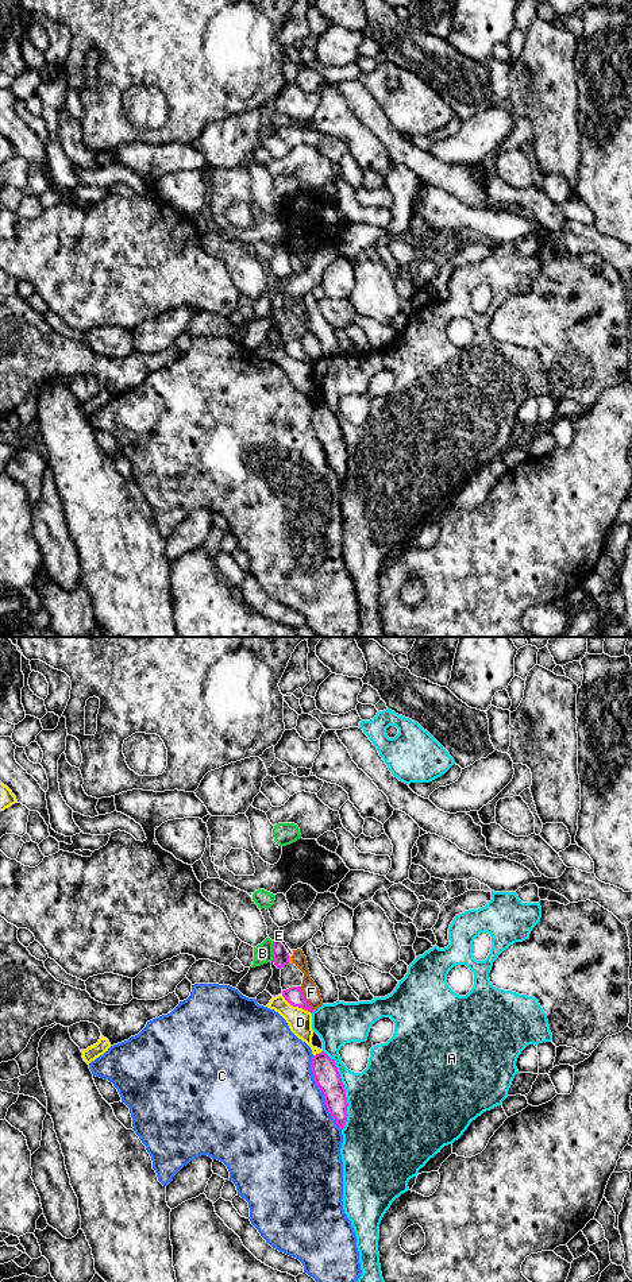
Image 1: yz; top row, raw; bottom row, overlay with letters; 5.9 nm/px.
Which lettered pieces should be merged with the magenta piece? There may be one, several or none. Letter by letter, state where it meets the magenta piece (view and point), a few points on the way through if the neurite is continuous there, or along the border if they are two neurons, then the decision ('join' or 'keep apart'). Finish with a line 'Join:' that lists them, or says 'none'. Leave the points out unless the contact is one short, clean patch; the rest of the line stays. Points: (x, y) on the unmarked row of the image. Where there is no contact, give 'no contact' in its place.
A: contact yz (345, 443); keep apart
B: contact yz (273, 304); border yz (273, 293), (273, 311), (270, 313); keep apart
C: contact yz (322, 444); keep apart
D: contact yz (296, 358); keep apart
E: contact yz (288, 309); keep apart
F: contact yz (304, 351); border yz (299, 339), (305, 354), (313, 362); keep apart
Join: none

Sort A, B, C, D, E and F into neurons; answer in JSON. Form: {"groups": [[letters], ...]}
{"groups": [["A"], ["B"], ["C"], ["D"], ["E", "F"]]}

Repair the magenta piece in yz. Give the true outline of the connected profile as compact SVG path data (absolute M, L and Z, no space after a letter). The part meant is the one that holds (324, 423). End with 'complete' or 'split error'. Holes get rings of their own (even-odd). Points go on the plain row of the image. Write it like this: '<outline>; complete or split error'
M321 403L313 408L311 424L315 435L324 447L325 459L330 467L335 471L336 478L343 482L348 468L348 455L335 413Z; complete

